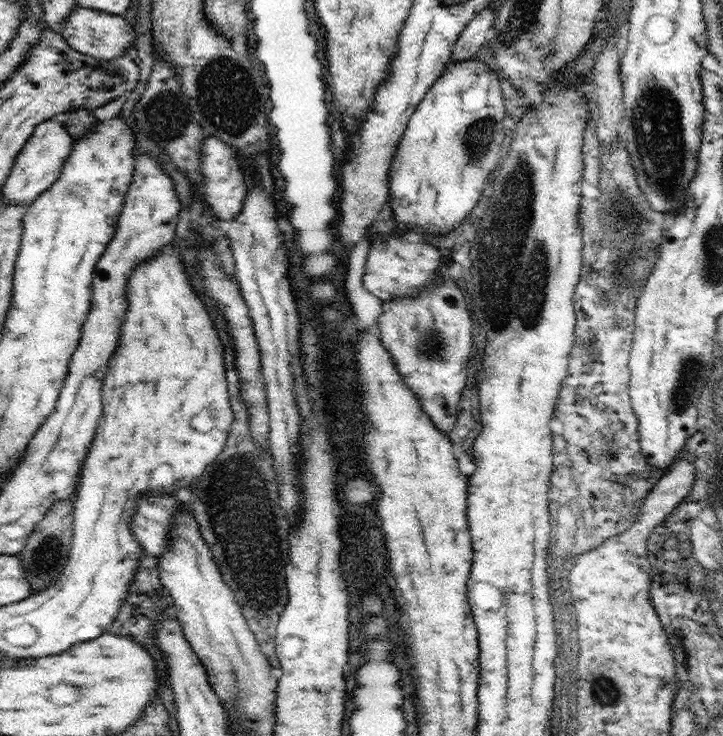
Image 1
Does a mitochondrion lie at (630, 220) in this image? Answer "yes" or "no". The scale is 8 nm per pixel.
yes

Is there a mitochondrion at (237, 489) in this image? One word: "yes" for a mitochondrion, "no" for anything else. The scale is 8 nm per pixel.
yes

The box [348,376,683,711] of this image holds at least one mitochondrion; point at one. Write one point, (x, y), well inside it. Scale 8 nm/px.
(606, 692)

